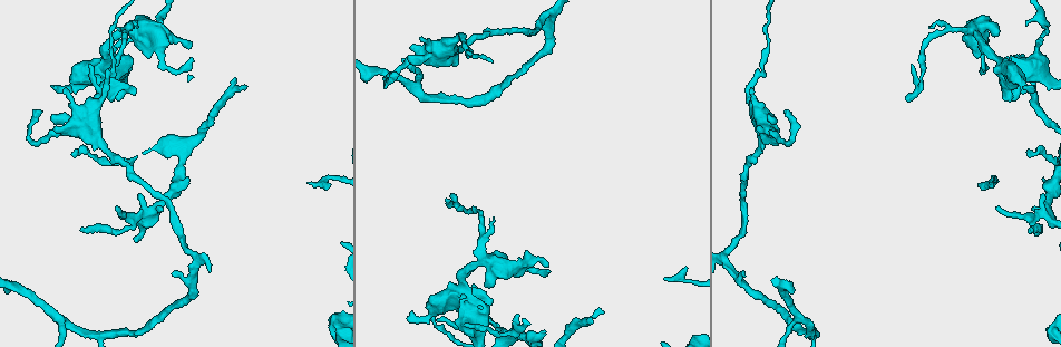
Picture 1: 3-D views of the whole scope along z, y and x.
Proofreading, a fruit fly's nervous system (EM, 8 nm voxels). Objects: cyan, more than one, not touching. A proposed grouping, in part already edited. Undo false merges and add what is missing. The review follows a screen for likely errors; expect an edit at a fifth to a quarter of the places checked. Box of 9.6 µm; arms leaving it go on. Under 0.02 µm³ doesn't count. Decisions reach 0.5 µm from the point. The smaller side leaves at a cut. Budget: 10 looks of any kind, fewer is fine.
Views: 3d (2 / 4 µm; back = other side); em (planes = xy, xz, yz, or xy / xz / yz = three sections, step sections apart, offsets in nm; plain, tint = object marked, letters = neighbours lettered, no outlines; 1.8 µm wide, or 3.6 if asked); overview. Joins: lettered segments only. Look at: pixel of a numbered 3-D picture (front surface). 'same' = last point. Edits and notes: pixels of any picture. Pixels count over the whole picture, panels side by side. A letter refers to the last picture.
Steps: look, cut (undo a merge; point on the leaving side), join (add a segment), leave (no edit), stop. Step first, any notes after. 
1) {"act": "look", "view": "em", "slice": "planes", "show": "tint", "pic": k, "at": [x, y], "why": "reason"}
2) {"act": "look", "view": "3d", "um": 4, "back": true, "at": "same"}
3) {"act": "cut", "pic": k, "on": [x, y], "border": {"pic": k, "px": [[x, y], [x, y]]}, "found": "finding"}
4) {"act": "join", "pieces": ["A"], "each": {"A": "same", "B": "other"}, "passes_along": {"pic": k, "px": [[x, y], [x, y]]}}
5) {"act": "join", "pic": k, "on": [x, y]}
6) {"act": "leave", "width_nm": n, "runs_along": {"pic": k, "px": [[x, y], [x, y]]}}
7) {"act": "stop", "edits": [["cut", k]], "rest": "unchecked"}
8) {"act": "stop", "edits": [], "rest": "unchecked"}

{"act": "look", "view": "3d", "um": 4, "back": true, "pic": 1, "at": [602, 313], "why": "an open end"}

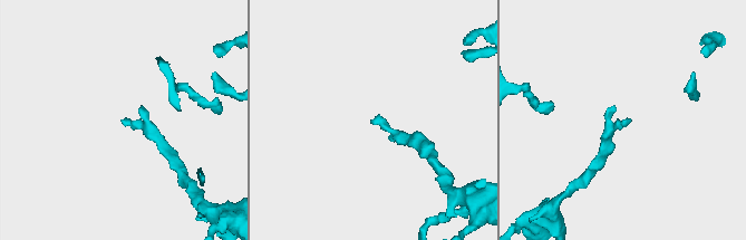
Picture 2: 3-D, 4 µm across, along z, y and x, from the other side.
{"act": "look", "view": "em", "slice": "yz", "step": 16, "show": "letters", "pic": 2, "at": [123, 122], "why": "now the EM"}

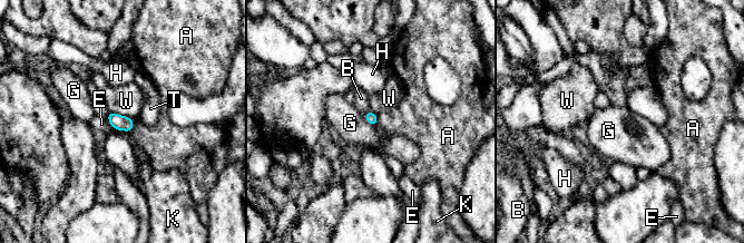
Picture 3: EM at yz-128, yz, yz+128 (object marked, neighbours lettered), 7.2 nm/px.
{"act": "join", "pieces": ["B"], "each": {"A": "other", "B": "same", "E": "other", "G": "other", "H": "other", "K": "other", "T": "other", "W": "other"}, "passes_along": {"pic": 3, "px": [[370, 117], [366, 113], [361, 98]]}, "found": "the neuron continues"}

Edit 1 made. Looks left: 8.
{"act": "look", "view": "3d", "um": 4, "pic": 1, "at": [190, 44], "why": "an open end"}

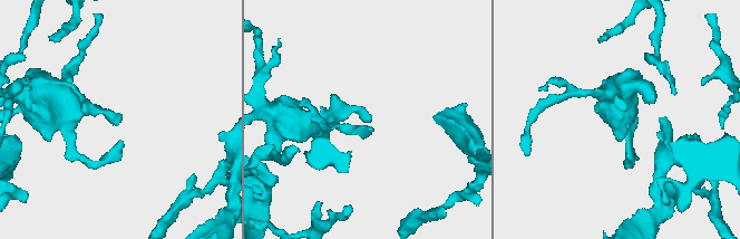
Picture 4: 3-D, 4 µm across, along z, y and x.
{"act": "look", "view": "em", "slice": "planes", "show": "plain", "pic": 4, "at": [370, 120], "why": "need the tissue"}

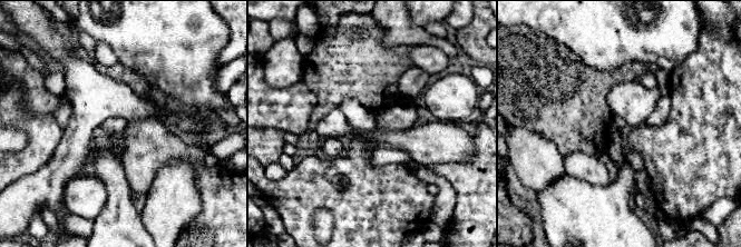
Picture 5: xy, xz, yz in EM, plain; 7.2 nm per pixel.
{"act": "look", "view": "em", "slice": "planes", "show": "letters", "at": "same", "why": "see the neighbours"}

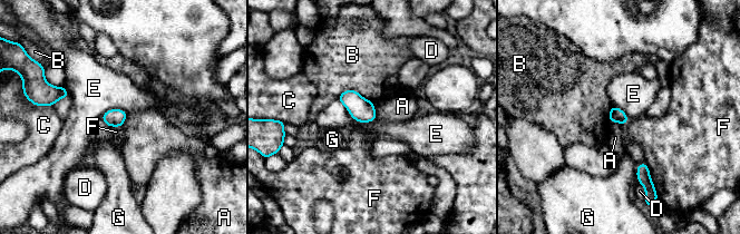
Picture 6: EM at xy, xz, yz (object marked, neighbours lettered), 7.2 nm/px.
{"act": "leave", "each": {"A": "other", "B": "other", "C": "other", "D": "other", "E": "other", "F": "other", "G": "other"}, "found": "none of them fits"}

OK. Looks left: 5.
{"act": "look", "view": "3d", "um": 4, "pic": 1, "at": [930, 28], "why": "thin end"}

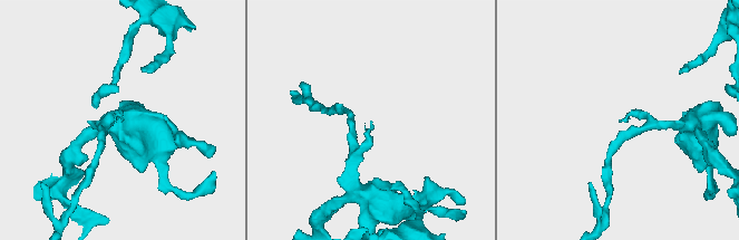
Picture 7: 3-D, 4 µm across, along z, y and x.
{"act": "look", "view": "em", "slice": "planes", "show": "letters", "pic": 7, "at": [371, 123]}

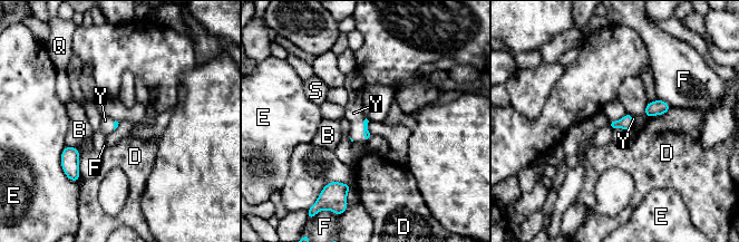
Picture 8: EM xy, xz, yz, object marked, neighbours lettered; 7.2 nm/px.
{"act": "join", "pieces": ["Y"], "each": {"B": "other", "D": "other", "E": "other", "F": "other", "Q": "other", "S": "other", "Y": "same"}, "passes_along": {"pic": 8, "px": [[367, 135], [363, 131], [353, 113]]}, "found": "it goes on there"}

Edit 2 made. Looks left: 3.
{"act": "look", "view": "overview"}

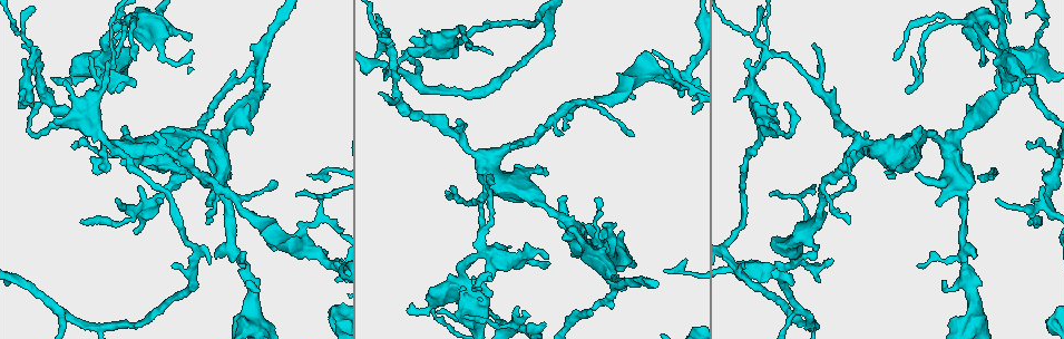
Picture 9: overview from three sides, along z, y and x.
{"act": "look", "view": "em", "um": 3.6, "slice": "planes", "show": "letters", "pic": 9, "at": [462, 294], "why": "abrupt turn"}

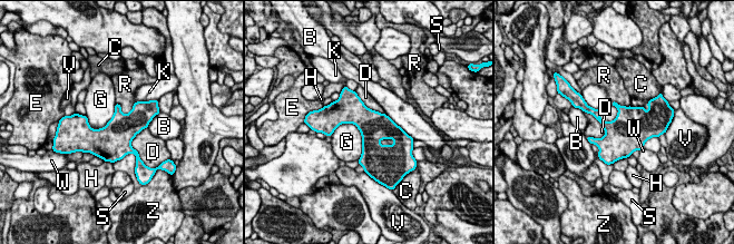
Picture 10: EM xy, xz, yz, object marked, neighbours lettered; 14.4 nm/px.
{"act": "leave", "each": {"B": "other", "C": "other", "D": "other", "E": "other", "G": "other", "H": "other", "K": "other", "R": "other", "S": "other", "V": "other", "W": "other", "Z": "other"}, "border": {"pic": 10, "px": [[612, 104], [617, 115], [604, 122]]}, "found": "continuous, no second neuron"}

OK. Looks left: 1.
{"act": "stop", "edits": [["join", 3], ["join", 8]], "rest": "unchecked"}

